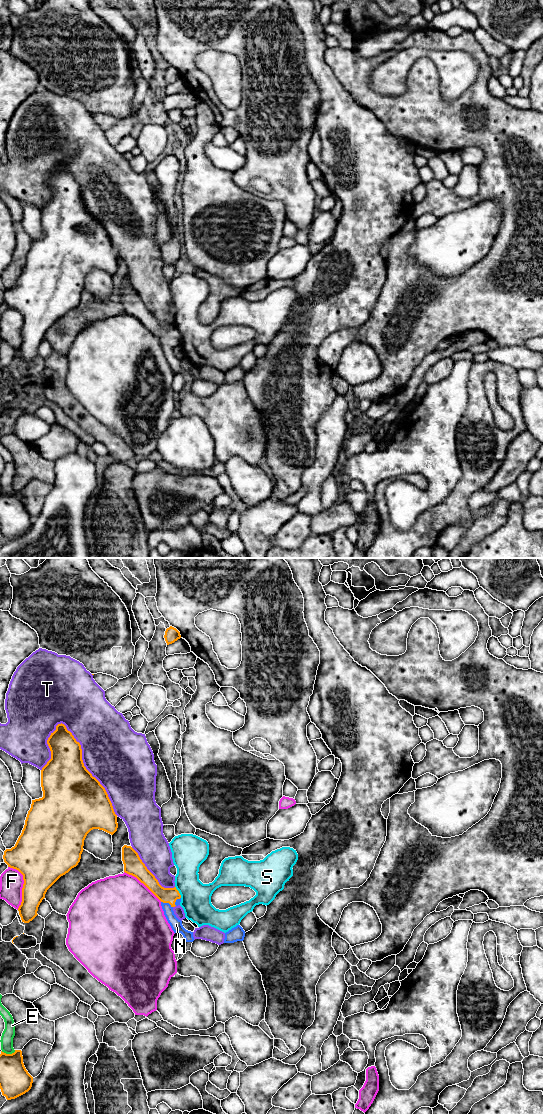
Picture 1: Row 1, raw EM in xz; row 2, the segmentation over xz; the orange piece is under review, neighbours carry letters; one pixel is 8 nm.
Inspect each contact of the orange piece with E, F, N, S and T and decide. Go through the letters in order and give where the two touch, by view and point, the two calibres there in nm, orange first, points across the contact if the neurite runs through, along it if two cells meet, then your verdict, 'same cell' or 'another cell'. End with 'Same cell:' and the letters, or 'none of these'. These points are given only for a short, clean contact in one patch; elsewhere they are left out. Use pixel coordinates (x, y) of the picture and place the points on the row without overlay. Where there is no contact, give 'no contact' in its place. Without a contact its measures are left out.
E: xz (8, 494) | 240/100 nm | another cell
F: xz (23, 325) | 380/190 nm | another cell
N: xz (167, 342) | 130/90 nm | across xz (166, 335), (167, 342), (169, 355), (176, 364) | same cell
S: xz (178, 332) | 130/240 nm | another cell
T: xz (85, 207) | 460/480 nm | another cell
Same cell: N

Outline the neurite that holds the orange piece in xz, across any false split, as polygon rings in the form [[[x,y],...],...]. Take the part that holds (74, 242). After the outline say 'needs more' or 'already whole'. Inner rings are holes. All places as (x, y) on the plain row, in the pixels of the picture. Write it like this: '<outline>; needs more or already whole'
[[[64,164],[56,166],[47,184],[51,199],[41,210],[43,237],[32,240],[21,275],[15,286],[6,289],[3,295],[8,307],[23,315],[22,342],[18,351],[24,363],[38,355],[38,347],[47,330],[78,305],[87,274],[99,269],[113,275],[118,268],[117,255],[105,228],[84,206],[81,185]]]; already whole

